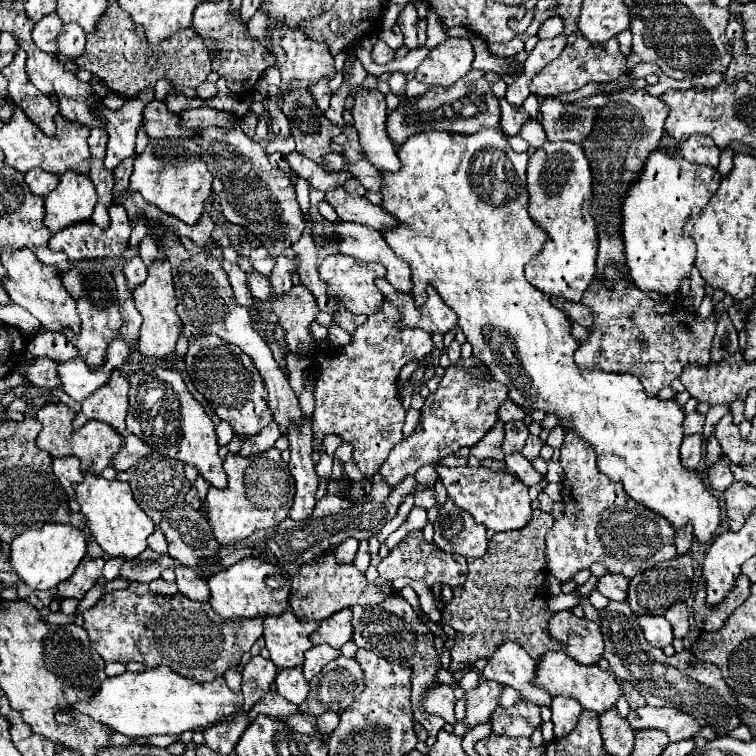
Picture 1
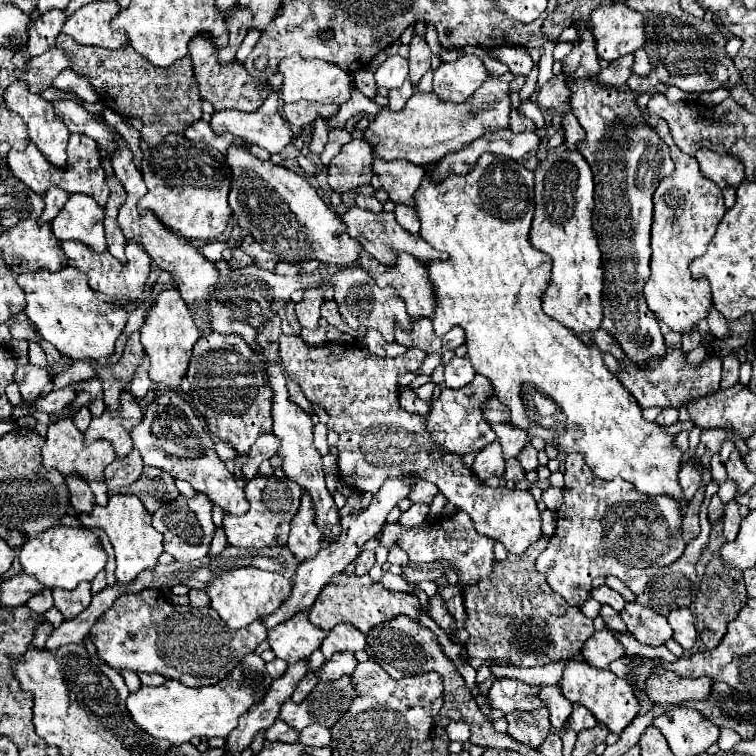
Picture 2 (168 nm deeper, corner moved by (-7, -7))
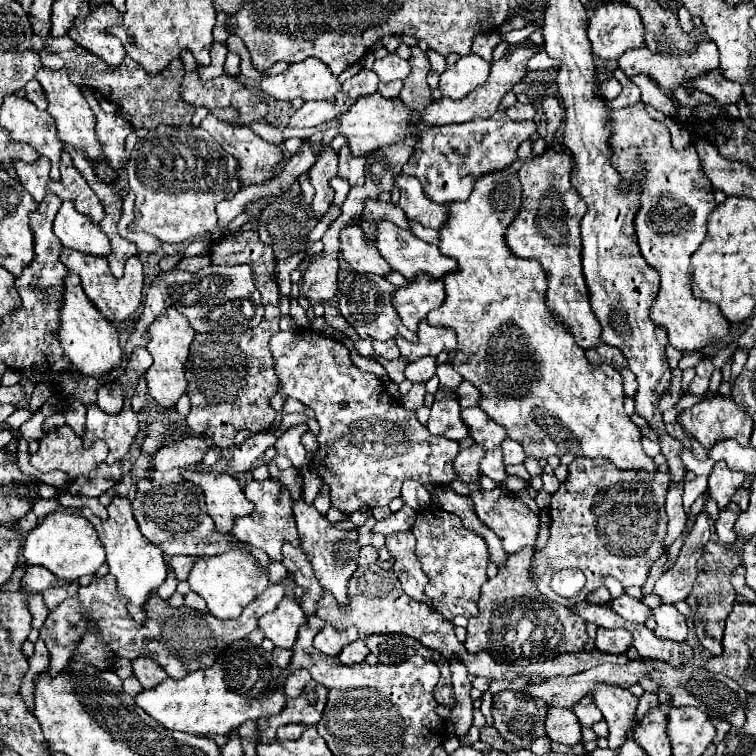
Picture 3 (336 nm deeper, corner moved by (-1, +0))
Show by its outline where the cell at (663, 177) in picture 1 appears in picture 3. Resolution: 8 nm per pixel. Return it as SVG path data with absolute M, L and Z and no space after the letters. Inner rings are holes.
M641 102L629 108L611 110L609 122L611 122L611 132L613 132L609 136L611 166L619 172L623 180L621 192L627 192L629 176L645 176L641 184L639 212L635 214L635 234L637 234L637 242L639 242L643 258L661 276L659 296L653 302L651 318L653 322L663 324L667 328L669 344L681 352L697 352L709 344L719 344L729 334L729 322L723 320L723 314L719 312L719 308L715 308L715 304L703 302L691 294L691 272L693 272L691 256L703 244L707 236L707 216L717 206L713 200L713 186L701 168L701 160L695 152L695 146L689 144L683 150L675 150L669 128L663 122L651 118Z

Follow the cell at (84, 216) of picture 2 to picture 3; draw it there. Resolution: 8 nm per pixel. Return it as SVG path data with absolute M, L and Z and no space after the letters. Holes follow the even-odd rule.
M73 202L61 204L53 222L53 232L65 248L103 258L111 254L107 236L87 216L79 214Z

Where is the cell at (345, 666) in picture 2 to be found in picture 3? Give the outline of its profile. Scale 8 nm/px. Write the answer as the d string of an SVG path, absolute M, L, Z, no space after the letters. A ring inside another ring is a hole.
M359 638L359 640L347 644L347 646L341 650L341 654L339 654L337 658L341 660L341 664L351 666L351 664L361 664L361 662L365 662L367 654L369 654L369 648L367 648L365 642Z

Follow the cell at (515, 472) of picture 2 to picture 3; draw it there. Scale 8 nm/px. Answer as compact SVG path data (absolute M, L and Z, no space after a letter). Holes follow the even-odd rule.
M499 448L487 452L487 456L483 456L479 466L481 466L481 472L485 476L489 476L491 480L495 480L495 482L503 482L507 478L505 466L503 466L503 454L501 454Z

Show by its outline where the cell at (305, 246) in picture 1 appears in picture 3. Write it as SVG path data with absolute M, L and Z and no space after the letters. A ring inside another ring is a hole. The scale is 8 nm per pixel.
M325 304L325 320L327 320L327 324L333 326L335 330L341 330L343 334L347 334L347 336L355 342L355 346L359 344L359 336L357 336L357 332L355 332L355 328L353 328L351 324L347 324L347 320L341 316L341 312L339 312L337 306Z

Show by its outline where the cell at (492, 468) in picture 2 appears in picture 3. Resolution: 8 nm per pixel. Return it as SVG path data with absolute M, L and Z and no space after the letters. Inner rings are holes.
M473 444L469 448L459 450L457 458L453 460L457 480L461 480L463 484L477 482L479 480L479 462L483 456L485 456L485 450L479 444Z

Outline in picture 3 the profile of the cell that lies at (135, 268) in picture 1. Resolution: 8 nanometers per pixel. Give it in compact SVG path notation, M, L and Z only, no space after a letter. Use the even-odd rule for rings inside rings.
M69 272L69 276L65 278L65 296L63 296L63 306L61 306L61 326L59 326L57 338L61 342L61 348L69 356L69 360L85 376L101 378L103 374L111 372L113 368L119 368L121 364L123 350L119 348L117 328L111 326L107 320L103 320L99 310L91 304L91 300L87 300L81 288L79 276L73 272Z

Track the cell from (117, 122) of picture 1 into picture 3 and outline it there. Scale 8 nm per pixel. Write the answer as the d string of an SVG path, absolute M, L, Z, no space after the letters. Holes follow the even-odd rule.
M29 80L25 84L25 98L29 102L33 102L39 110L47 110L47 100L45 100L45 94L43 94L43 88L37 80Z

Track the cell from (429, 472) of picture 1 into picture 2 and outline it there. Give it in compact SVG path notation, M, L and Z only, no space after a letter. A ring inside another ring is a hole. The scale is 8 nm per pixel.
M419 481L413 491L409 493L409 499L413 503L431 503L433 497L437 495L437 487L433 487L433 483L429 481Z

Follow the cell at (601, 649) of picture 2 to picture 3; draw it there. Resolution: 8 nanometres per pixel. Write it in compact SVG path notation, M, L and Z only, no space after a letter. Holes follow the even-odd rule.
M625 628L617 630L597 630L597 650L609 652L609 654L623 654L633 646L633 636Z

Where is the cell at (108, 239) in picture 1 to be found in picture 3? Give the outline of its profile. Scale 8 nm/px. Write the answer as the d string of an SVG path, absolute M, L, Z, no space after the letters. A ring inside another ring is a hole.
M63 248L61 252L61 262L75 272L81 278L81 286L87 294L87 298L95 304L95 308L101 312L101 316L105 320L109 320L111 324L121 324L125 320L131 320L133 314L137 312L137 308L141 306L141 288L143 288L143 266L139 262L139 258L129 258L125 264L125 274L123 278L115 278L109 270L109 264L105 258L101 256L89 256L89 254L81 254L69 248Z

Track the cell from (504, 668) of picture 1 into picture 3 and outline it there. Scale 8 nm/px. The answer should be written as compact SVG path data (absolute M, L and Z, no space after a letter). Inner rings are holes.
M557 706L549 708L547 716L547 736L555 742L561 742L565 746L581 744L581 724L577 716L571 710L563 710Z

